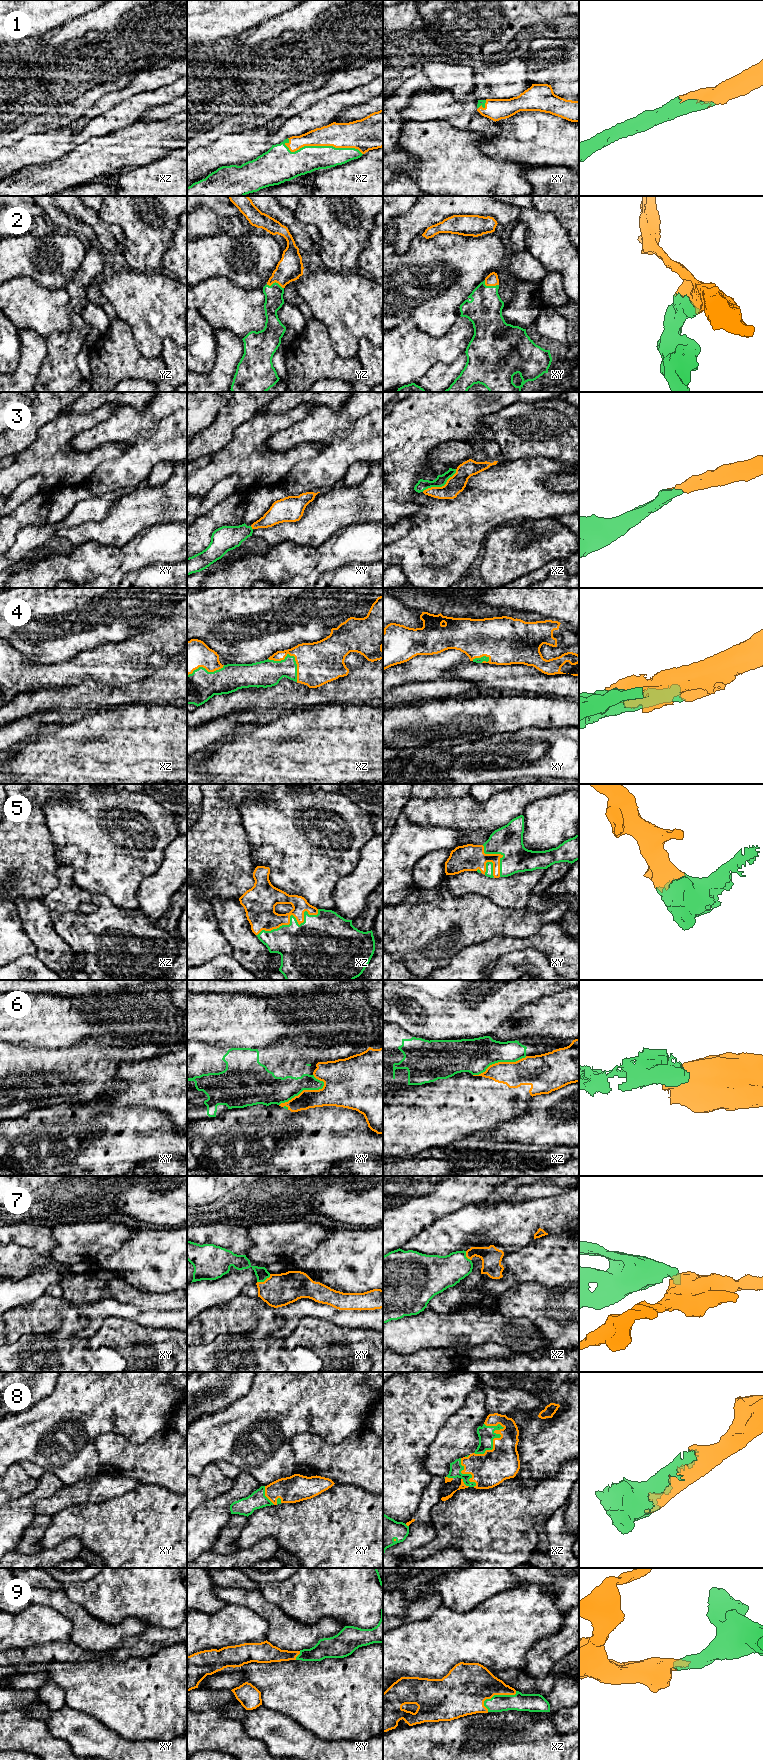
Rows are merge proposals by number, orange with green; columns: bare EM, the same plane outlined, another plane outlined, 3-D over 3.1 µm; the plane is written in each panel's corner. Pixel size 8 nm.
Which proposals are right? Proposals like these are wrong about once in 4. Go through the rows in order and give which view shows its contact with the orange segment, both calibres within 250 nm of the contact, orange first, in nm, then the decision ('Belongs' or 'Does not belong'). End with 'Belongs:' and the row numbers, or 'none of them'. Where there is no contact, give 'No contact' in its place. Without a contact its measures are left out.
1: Touches orange in xz. Thickness 200 nm (orange) against 220 nm. Belongs
2: Touches orange in xy. Thickness 100 nm (orange) against 280 nm. Belongs
3: Touches orange in xz. Thickness 140 nm (orange) against 90 nm. Belongs
4: Touches orange in xz. Thickness 340 nm (orange) against 220 nm. Belongs
5: Touches orange in xz. Thickness 240 nm (orange) against 320 nm. Belongs
6: Touches orange in xy. Thickness 200 nm (orange) against 220 nm. Does not belong
7: Touches orange in xy. Thickness 260 nm (orange) against 120 nm. Belongs
8: Touches orange in xz. Thickness 280 nm (orange) against 130 nm. Belongs
9: Touches orange in xz. Thickness 360 nm (orange) against 140 nm. Belongs
Belongs: 1, 2, 3, 4, 5, 7, 8, 9

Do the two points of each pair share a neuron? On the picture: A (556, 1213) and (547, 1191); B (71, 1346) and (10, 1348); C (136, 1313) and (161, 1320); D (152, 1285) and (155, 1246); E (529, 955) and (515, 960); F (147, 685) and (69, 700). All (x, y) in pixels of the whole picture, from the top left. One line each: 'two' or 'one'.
A: two
B: one
C: one
D: one
E: one
F: one

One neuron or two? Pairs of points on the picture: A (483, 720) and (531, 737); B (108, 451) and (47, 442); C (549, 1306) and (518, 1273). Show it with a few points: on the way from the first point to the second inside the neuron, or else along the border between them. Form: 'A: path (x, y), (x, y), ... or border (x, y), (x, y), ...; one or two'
A: border (538, 727), (523, 727), (492, 735); two
B: path (93, 458), (62, 457); one
C: border (550, 1286), (533, 1282), (521, 1282), (505, 1291); two

